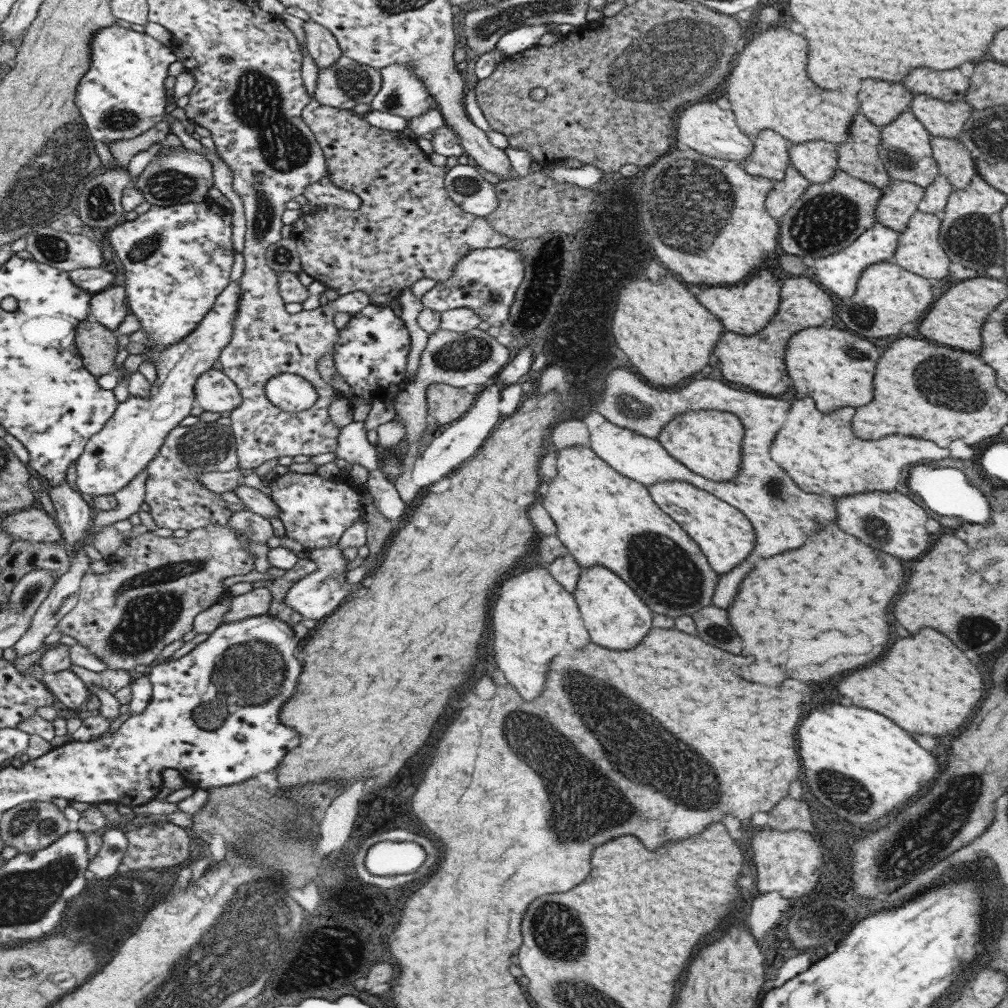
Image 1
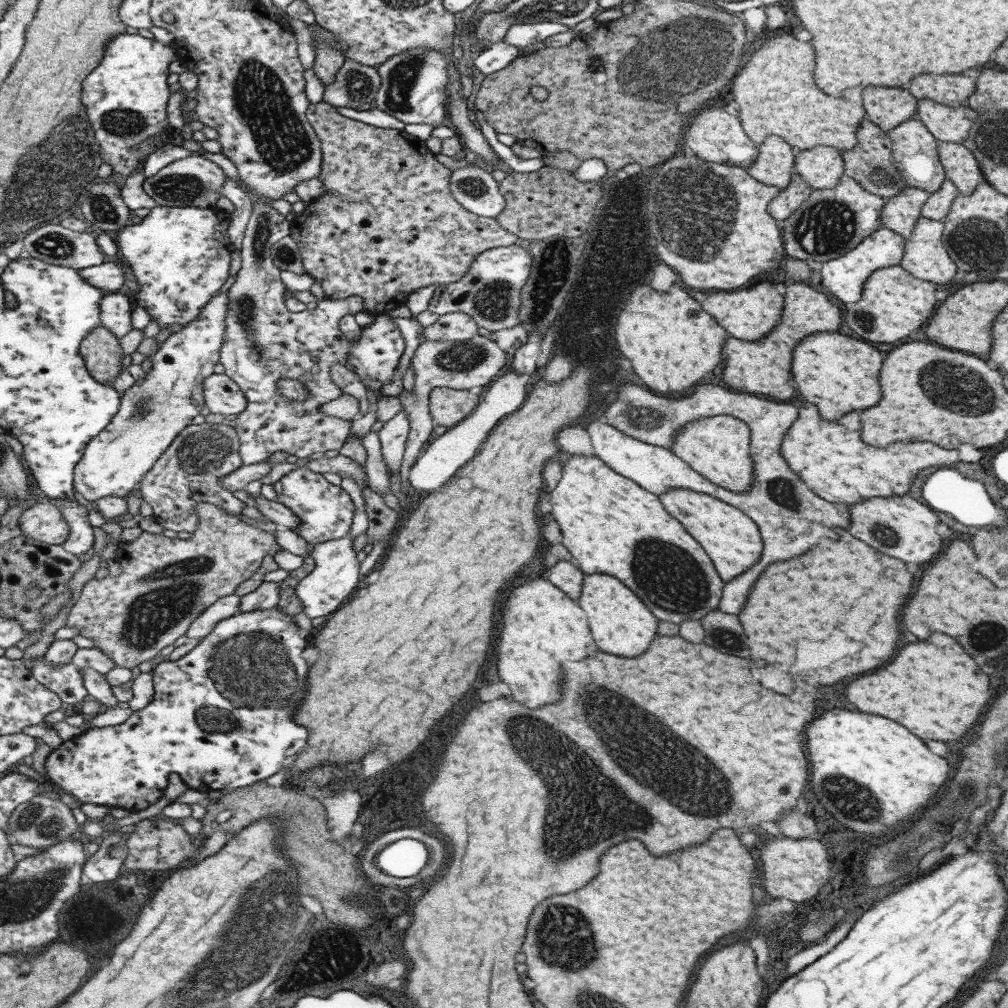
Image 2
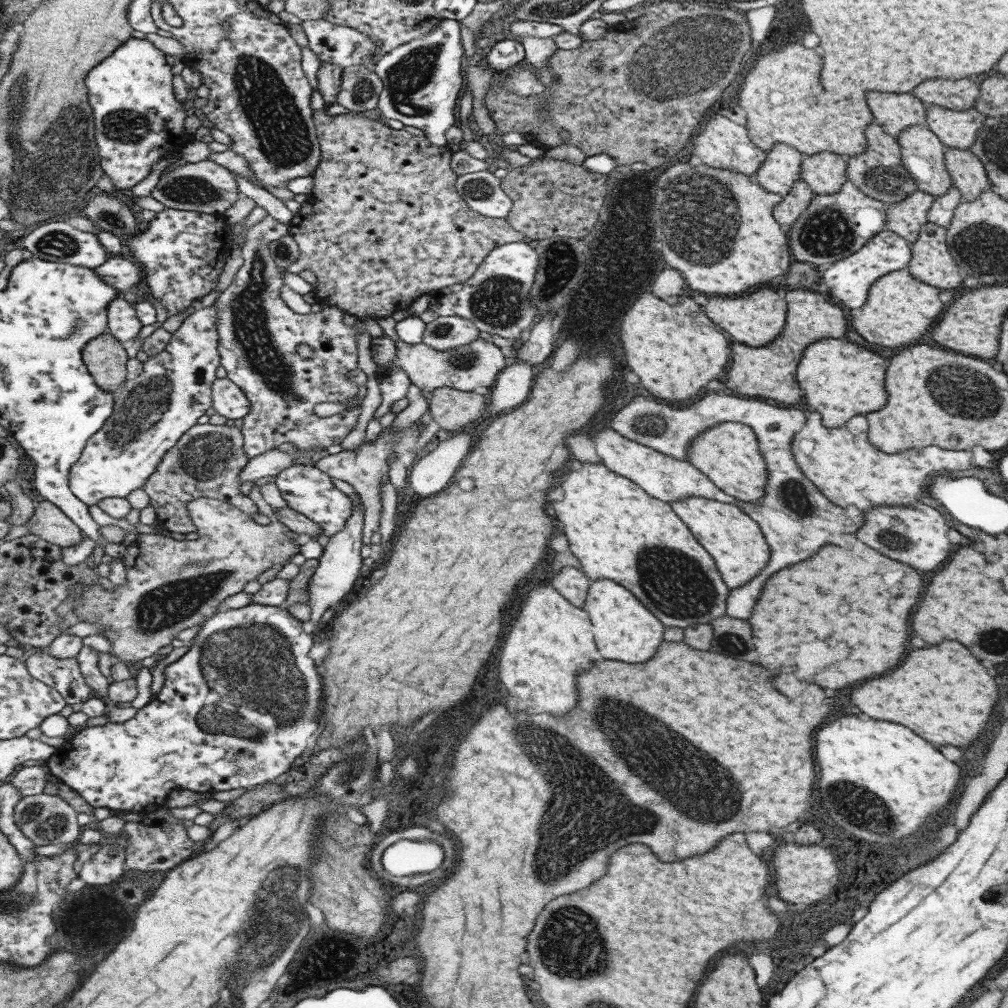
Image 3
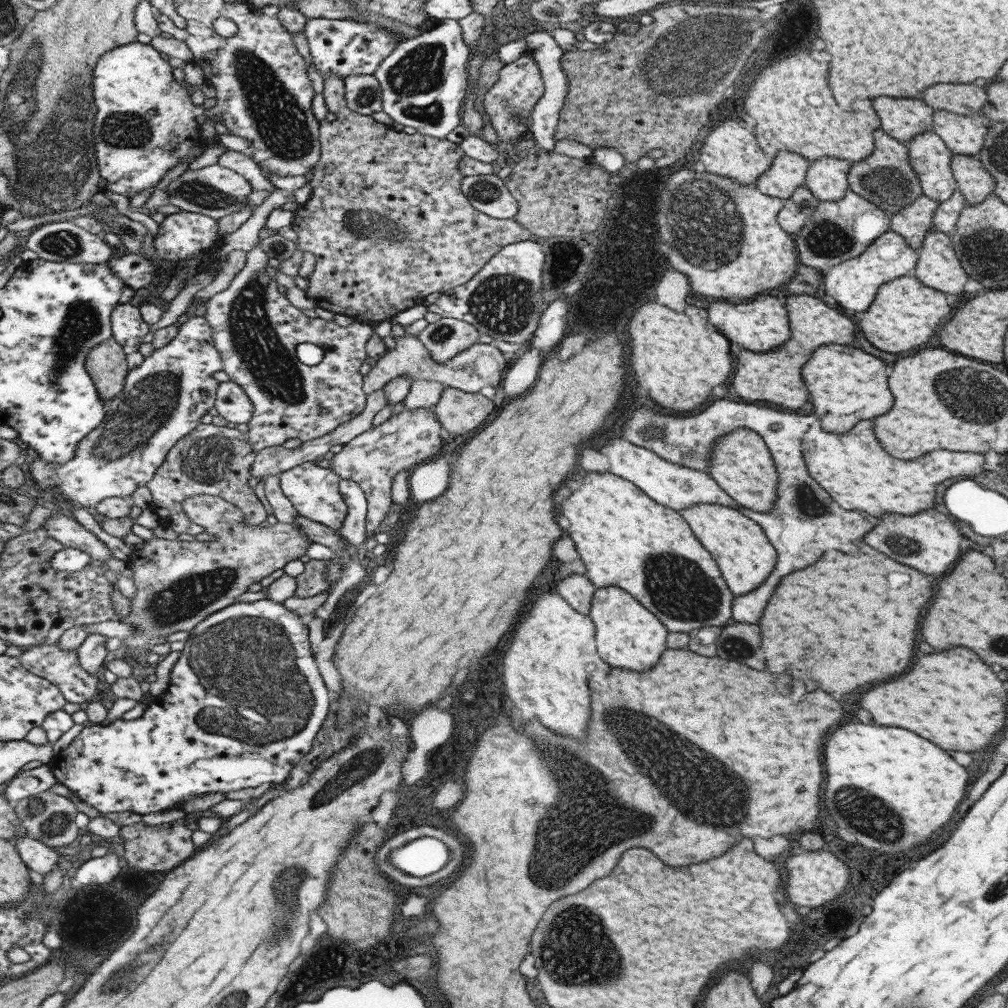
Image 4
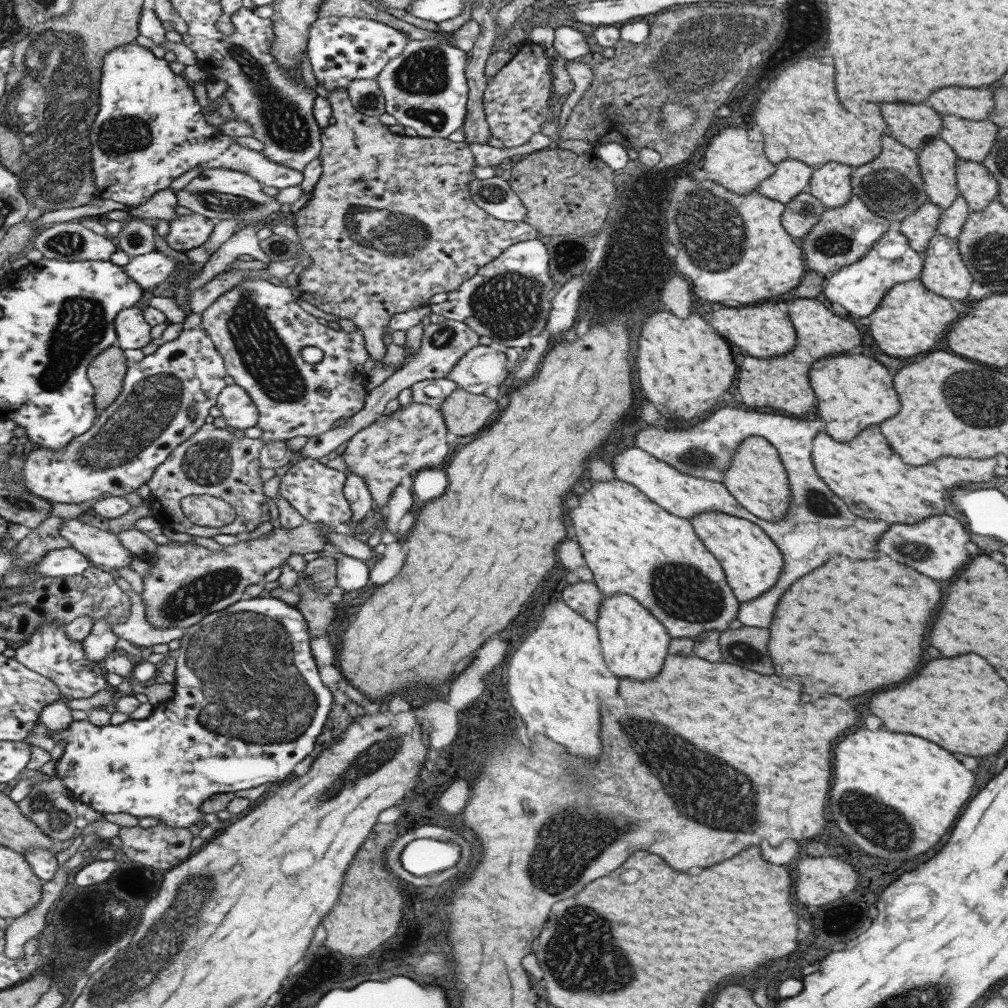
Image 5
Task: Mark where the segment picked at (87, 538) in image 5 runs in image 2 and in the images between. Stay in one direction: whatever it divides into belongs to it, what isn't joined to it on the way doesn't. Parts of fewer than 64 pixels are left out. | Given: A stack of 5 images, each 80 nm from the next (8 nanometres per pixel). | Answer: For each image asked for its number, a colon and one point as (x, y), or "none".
2: (42, 520)
3: (48, 521)
4: (66, 530)

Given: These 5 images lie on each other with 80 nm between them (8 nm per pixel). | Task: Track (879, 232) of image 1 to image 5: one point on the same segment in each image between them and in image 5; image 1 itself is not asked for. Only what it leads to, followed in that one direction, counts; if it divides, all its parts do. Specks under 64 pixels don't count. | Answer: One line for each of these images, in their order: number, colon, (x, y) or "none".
2: (843, 277)
3: (848, 280)
4: (852, 284)
5: (857, 288)

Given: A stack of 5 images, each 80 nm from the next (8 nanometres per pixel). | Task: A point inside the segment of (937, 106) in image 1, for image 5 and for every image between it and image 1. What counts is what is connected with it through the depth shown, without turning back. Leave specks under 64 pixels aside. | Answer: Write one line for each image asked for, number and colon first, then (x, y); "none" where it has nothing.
2: (946, 123)
3: (957, 129)
4: (962, 134)
5: (970, 140)

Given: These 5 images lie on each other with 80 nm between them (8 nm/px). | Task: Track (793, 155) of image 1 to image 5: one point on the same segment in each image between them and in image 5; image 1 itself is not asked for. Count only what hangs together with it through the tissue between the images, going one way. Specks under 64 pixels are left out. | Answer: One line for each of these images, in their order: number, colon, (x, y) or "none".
2: (820, 166)
3: (824, 172)
4: (825, 177)
5: (829, 183)

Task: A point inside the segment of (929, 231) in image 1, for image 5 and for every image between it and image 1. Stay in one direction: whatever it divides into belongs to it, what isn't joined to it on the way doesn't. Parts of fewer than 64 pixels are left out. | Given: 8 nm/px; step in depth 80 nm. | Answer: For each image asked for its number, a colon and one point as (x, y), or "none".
2: (924, 257)
3: (930, 263)
4: (937, 267)
5: (944, 273)

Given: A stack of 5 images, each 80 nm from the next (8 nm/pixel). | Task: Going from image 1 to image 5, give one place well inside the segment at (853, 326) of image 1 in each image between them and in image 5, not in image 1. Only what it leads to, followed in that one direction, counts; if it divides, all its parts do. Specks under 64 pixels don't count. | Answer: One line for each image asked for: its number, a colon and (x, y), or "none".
2: (893, 304)
3: (898, 310)
4: (903, 315)
5: (910, 320)

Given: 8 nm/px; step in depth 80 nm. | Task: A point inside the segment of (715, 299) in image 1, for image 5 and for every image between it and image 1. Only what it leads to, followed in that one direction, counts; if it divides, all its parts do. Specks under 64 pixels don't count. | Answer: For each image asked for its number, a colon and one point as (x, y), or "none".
2: (749, 313)
3: (754, 319)
4: (758, 324)
5: (761, 330)

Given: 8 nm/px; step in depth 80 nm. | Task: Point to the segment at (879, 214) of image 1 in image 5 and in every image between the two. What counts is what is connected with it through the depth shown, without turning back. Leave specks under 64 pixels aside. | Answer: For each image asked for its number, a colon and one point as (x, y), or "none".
2: (899, 213)
3: (905, 217)
4: (911, 221)
5: (918, 227)

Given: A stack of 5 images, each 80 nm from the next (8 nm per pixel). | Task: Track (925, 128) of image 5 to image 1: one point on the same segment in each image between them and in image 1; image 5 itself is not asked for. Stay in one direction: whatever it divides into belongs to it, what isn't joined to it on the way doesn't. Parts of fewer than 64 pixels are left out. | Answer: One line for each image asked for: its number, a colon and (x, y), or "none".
1: (880, 102)
2: (886, 107)
3: (892, 112)
4: (901, 118)

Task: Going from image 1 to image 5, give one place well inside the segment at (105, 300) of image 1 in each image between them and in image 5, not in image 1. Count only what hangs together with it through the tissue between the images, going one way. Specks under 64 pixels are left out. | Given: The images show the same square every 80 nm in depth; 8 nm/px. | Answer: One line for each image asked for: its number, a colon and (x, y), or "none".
2: (117, 310)
3: (123, 323)
4: (129, 327)
5: (133, 330)

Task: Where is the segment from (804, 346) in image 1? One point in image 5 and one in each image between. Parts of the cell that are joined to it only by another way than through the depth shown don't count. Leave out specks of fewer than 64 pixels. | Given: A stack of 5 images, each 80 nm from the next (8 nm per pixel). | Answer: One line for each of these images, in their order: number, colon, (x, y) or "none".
2: (837, 373)
3: (839, 379)
4: (844, 384)
5: (852, 391)

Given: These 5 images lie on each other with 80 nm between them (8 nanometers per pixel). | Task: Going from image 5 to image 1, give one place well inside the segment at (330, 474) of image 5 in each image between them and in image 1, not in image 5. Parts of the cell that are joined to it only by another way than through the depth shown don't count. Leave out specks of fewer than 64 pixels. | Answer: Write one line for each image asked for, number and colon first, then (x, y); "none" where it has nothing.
1: (314, 511)
2: (325, 511)
3: (307, 490)
4: (313, 491)

